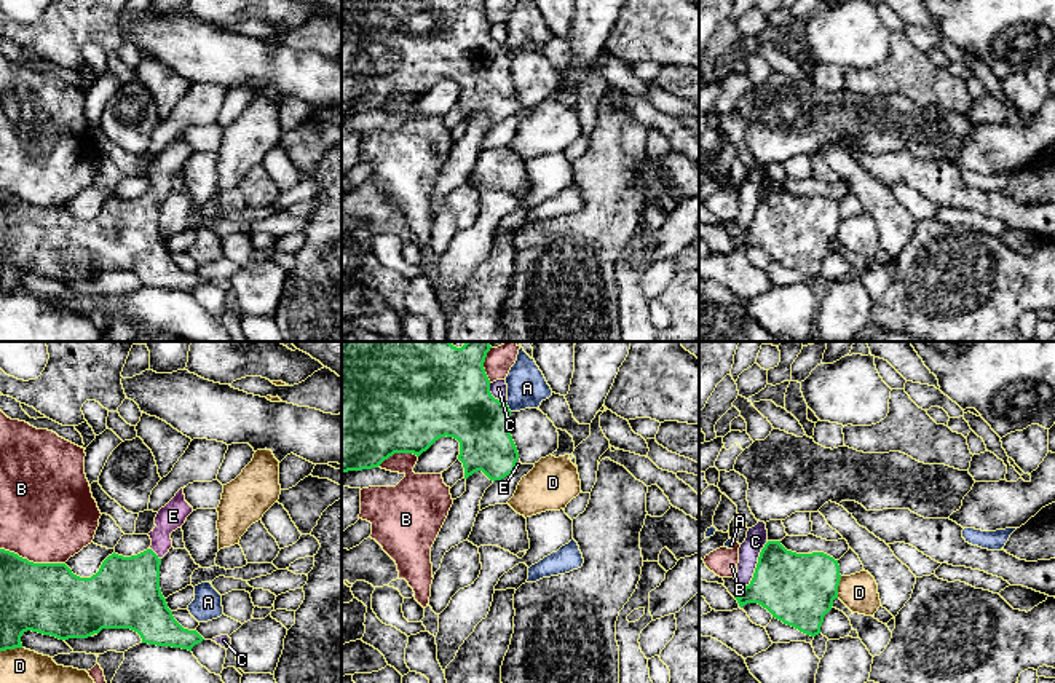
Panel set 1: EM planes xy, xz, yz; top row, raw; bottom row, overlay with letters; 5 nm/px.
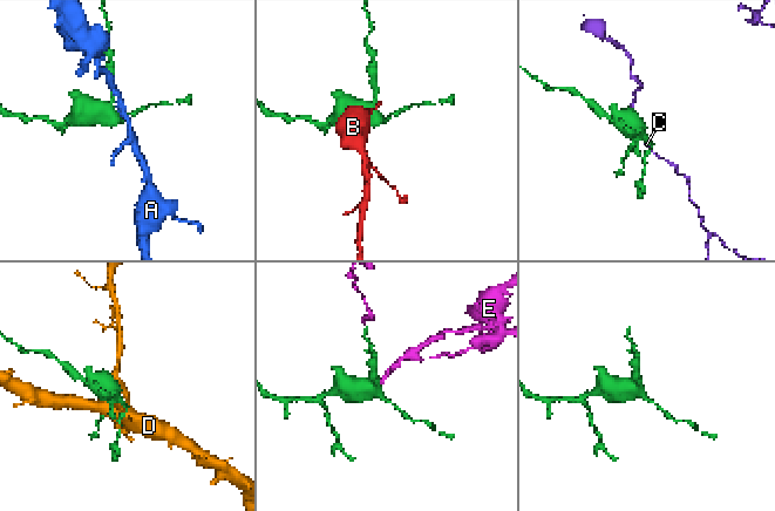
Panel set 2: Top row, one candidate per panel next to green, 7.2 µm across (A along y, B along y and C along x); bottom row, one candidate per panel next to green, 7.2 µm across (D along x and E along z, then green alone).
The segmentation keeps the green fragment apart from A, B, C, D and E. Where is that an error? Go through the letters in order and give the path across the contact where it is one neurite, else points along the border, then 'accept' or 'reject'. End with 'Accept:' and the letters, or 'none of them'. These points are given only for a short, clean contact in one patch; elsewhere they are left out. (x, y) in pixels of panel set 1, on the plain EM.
A: reject
B: reject
C: reject
D: reject
E: across xy (125, 235), (155, 197), (162, 174), (173, 158) | accept
Accept: E

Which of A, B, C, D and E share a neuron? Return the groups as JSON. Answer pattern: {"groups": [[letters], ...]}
{"groups": [["A"], ["B"], ["C"], ["D"], ["E"]]}

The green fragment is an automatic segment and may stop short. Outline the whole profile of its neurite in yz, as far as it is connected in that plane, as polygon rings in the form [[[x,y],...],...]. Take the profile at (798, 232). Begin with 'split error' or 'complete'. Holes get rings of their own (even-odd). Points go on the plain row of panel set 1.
complete | [[[768,184],[750,227],[734,241],[741,251],[758,246],[772,260],[816,279],[838,241],[840,222],[840,207],[833,199],[824,195],[796,196],[780,184]]]

